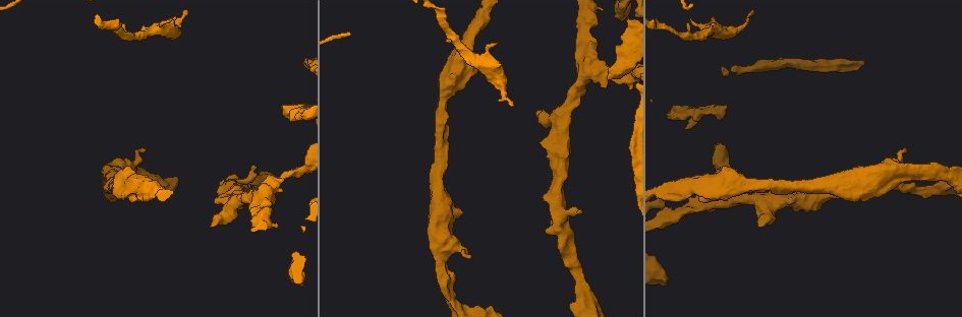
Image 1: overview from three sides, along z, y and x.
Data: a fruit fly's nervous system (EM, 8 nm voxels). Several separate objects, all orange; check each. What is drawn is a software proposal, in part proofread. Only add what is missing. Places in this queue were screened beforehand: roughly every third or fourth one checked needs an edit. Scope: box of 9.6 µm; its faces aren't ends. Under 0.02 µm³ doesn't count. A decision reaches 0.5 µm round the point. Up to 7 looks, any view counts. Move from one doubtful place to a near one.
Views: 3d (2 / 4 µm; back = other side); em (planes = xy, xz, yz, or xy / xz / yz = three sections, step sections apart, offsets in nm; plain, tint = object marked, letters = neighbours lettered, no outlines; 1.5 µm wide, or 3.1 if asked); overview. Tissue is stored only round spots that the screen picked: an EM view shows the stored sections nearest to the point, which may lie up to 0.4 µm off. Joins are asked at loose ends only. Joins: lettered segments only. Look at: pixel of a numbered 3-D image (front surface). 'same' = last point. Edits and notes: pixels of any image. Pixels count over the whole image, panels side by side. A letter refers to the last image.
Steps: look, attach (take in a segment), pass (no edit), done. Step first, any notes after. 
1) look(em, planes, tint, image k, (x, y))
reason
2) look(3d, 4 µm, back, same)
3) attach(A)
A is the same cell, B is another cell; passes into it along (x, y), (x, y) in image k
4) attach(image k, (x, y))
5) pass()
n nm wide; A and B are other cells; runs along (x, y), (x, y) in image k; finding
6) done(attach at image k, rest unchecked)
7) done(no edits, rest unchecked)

look(em, planes, letters, image 1, (686, 23))
branch stops here

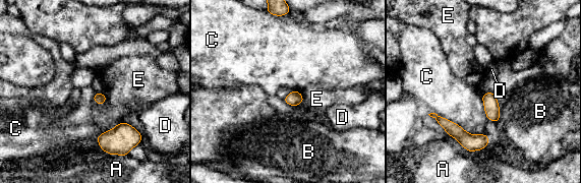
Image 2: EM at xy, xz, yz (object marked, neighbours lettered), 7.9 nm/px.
pass()
A, B, C, D and E are other cells; border along (431, 112), (470, 133), (484, 133) in image 2; no lettered segment goes on from it

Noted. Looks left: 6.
look(em, planes, letters, image 1, (212, 225))
an open end

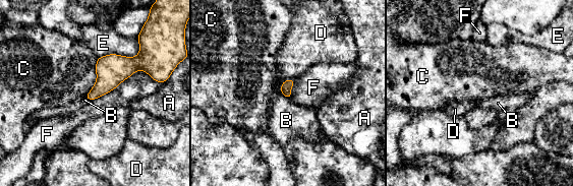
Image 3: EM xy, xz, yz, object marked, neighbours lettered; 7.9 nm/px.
pass()
F touches over 600 nm; A, B, C, D, E and F are other cells; border along (98, 58), (96, 81), (84, 97) in image 3; no lettered segment goes on from it

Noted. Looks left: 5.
look(3d, 2 µm, image 1, (303, 286))
long arm stops here

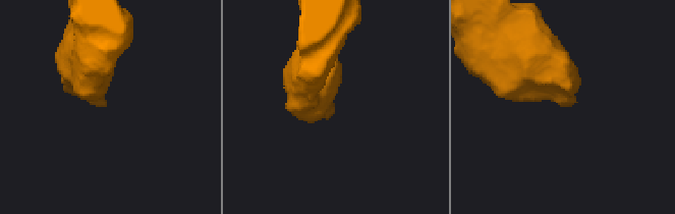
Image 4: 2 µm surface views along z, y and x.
look(em, planes, letters, image 4, (106, 102))
need the tissue

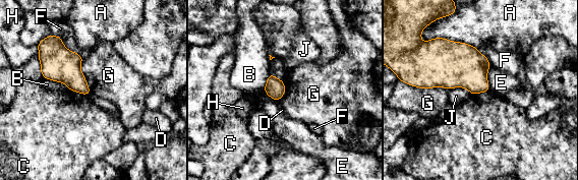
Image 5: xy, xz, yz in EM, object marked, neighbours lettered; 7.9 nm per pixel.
pass()
A, B, C, D, E, F, G, H and J are other cells; border along (411, 84), (417, 87), (448, 90) in image 5; no lettered segment goes on from it

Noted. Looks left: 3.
done(no edits, rest unchecked)

